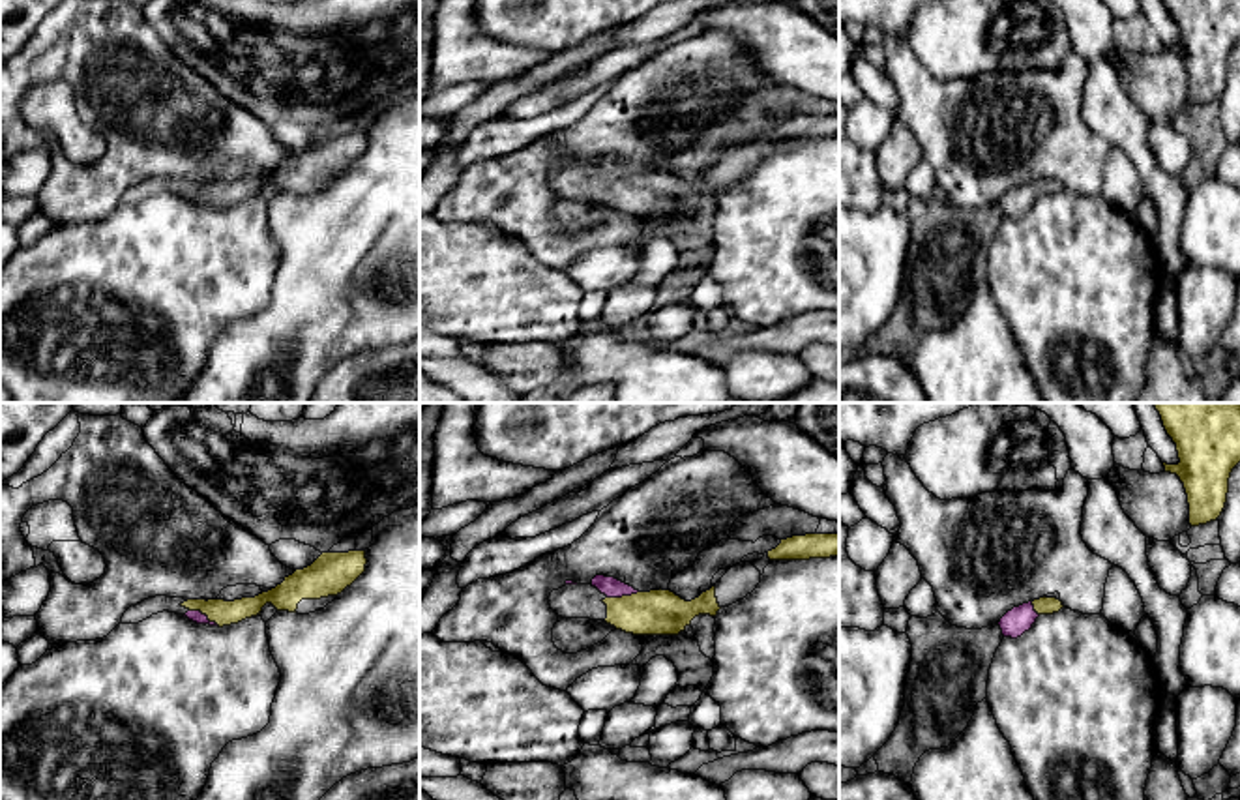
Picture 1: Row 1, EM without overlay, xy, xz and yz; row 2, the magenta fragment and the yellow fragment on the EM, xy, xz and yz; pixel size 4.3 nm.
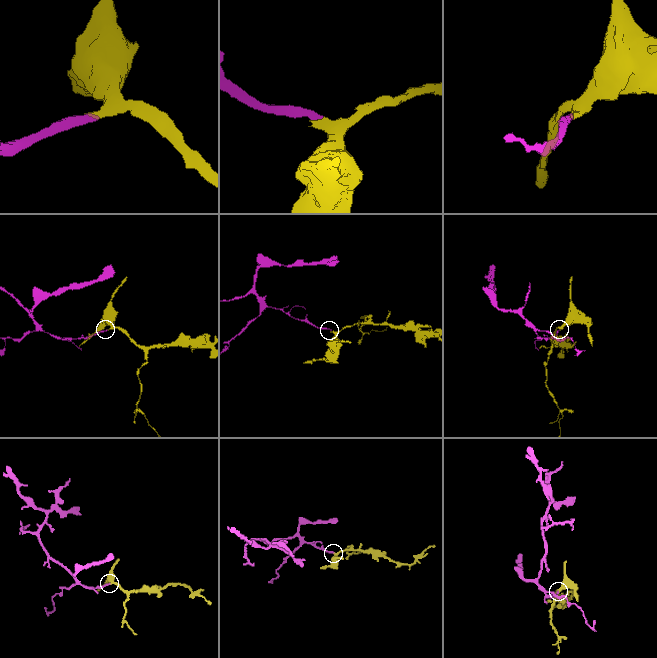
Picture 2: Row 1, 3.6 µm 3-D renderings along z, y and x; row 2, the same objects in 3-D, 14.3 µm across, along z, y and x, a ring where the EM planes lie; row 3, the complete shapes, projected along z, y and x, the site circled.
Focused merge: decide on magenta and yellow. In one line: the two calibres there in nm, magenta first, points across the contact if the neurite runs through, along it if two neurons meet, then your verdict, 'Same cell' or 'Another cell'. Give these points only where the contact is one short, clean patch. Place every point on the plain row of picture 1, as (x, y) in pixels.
Thickness 90 nm (magenta) against 190 nm. Path across: xz (611, 167), (622, 175), (639, 192), (660, 192). Same cell

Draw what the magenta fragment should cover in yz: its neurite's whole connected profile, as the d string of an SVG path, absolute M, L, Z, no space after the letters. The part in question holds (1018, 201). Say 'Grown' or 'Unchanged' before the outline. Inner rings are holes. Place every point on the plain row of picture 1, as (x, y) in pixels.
Grown. M1043 176L1040 180L1013 187L1000 199L998 206L1004 217L1017 219L1032 208L1040 195L1053 195L1062 187L1064 185L1060 180Z

